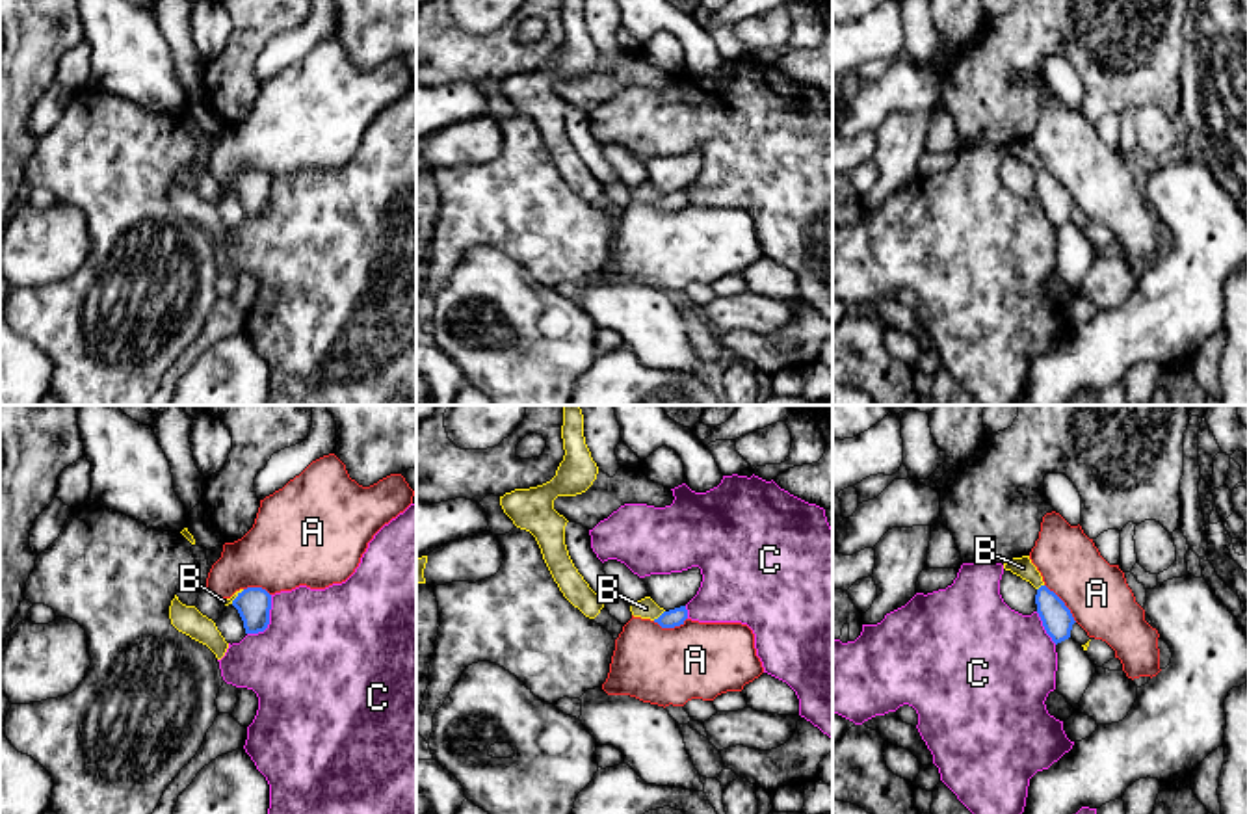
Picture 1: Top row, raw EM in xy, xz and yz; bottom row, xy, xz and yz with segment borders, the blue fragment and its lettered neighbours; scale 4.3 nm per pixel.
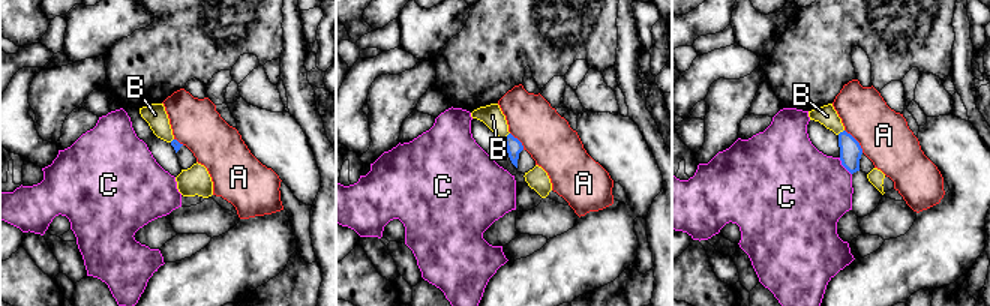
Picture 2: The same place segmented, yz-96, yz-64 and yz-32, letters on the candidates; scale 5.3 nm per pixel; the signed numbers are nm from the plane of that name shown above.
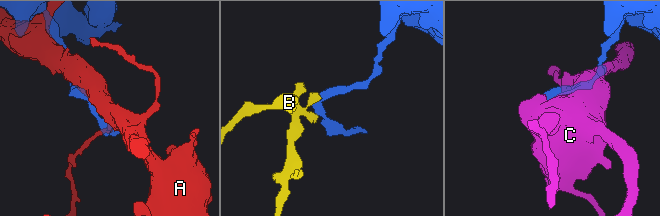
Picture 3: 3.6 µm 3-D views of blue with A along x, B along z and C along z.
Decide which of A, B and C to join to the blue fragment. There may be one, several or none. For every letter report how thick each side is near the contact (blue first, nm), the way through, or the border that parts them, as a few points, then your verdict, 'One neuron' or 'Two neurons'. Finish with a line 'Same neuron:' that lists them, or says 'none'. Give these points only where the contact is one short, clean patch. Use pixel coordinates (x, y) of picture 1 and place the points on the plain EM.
A: Thickness 130 nm (blue) against 280 nm. Two neurons
B: Thickness 80 nm (blue) against 90 nm. Boundary: xz (664, 194), (653, 203). Two neurons
C: Thickness 150 nm (blue) against 480 nm. Two neurons
Same neuron: none

